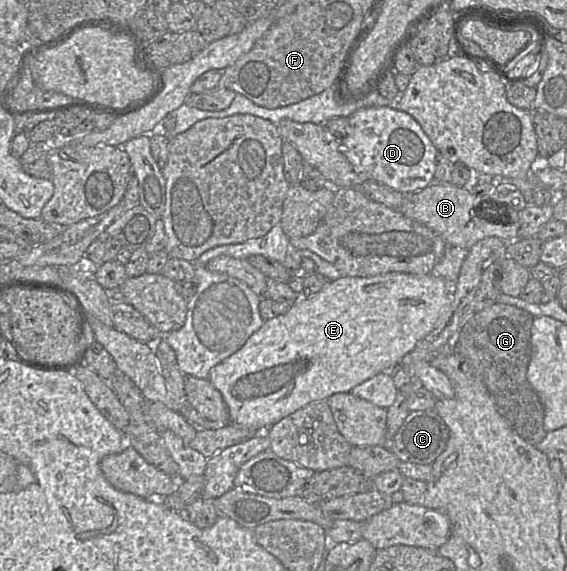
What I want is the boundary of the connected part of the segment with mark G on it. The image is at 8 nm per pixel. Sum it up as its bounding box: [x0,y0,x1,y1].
[452,303,547,446]

